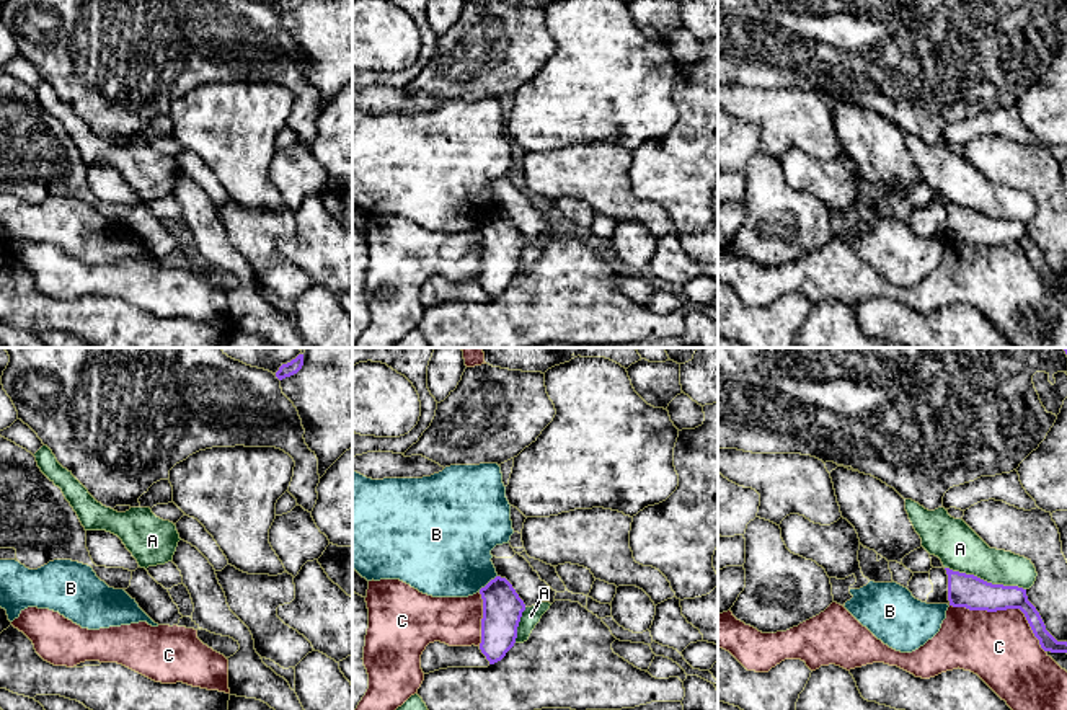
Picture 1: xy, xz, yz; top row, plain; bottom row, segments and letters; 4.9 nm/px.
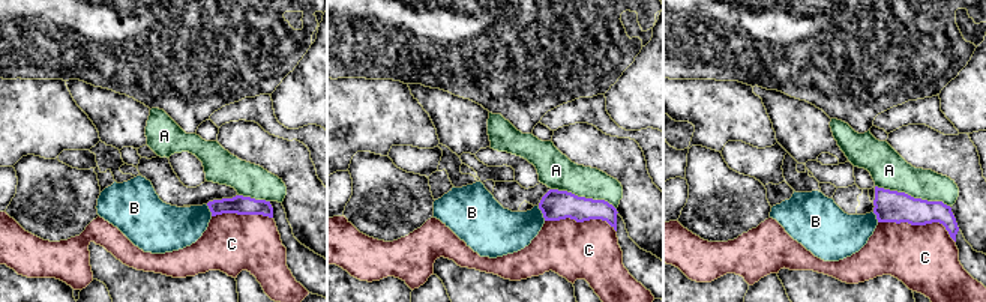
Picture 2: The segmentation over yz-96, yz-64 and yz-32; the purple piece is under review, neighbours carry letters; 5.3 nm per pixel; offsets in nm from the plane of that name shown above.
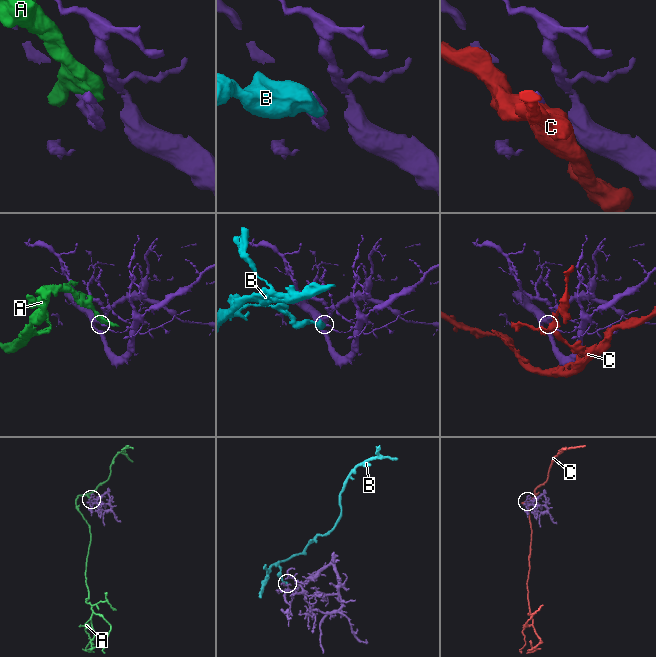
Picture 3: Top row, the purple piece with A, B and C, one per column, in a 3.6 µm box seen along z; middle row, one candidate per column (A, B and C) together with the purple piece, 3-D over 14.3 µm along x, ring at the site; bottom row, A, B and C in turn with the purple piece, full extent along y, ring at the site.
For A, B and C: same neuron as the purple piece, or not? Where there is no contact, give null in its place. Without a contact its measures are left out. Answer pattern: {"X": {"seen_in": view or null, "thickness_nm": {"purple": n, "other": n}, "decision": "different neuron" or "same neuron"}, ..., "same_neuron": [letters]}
{"A": {"seen_in": "yz", "thickness_nm": {"purple": 160, "other": 220}, "decision": "different neuron"}, "B": {"seen_in": "xz", "thickness_nm": {"purple": 200, "other": 440}, "decision": "different neuron"}, "C": {"seen_in": "yz", "thickness_nm": {"purple": 160, "other": 360}, "decision": "different neuron"}, "same_neuron": []}

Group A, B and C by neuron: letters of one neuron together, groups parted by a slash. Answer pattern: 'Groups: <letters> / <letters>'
Groups: A / B / C

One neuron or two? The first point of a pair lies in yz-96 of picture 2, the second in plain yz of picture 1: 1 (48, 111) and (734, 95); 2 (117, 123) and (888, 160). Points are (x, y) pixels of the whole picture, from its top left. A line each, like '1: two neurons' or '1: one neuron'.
1: one neuron
2: one neuron

